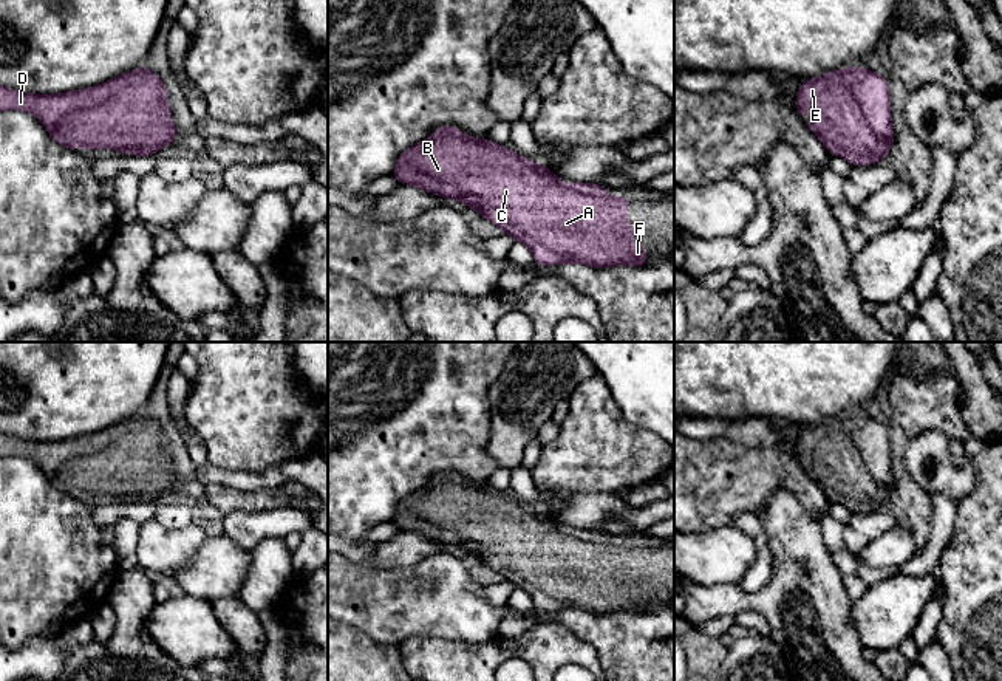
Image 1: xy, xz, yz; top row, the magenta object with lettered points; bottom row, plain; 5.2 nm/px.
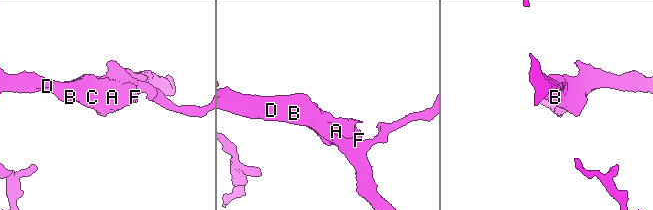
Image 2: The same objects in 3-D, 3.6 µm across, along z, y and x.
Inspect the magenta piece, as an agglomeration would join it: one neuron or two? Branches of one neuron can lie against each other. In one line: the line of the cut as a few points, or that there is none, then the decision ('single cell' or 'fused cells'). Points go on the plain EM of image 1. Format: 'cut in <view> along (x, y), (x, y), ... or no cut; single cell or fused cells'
no cut; single cell

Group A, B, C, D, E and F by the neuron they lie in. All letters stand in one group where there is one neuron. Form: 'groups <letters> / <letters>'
groups A B C D E F

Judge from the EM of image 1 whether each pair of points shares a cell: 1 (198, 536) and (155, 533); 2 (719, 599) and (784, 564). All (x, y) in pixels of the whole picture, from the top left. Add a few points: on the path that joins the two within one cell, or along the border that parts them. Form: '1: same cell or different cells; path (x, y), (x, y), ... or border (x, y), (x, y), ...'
1: same cell; path (187, 537), (166, 537)
2: same cell; path (739, 599), (763, 599), (778, 584)

